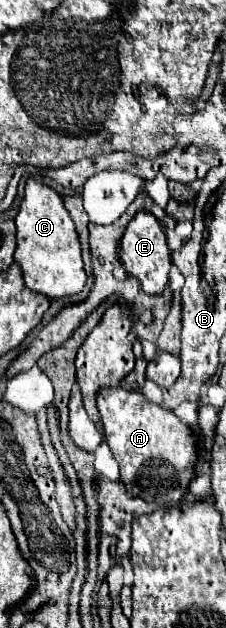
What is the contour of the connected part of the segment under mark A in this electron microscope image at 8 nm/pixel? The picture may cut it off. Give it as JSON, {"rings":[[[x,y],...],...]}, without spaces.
{"rings":[[[105,387],[97,393],[97,409],[101,413],[101,423],[105,431],[105,441],[119,463],[121,481],[125,483],[127,491],[135,497],[145,499],[147,503],[157,501],[159,505],[175,505],[187,493],[191,479],[195,477],[195,463],[197,463],[197,437],[193,435],[191,427],[179,421],[173,411],[163,409],[161,405],[149,401],[141,391],[125,389],[125,387]]]}

